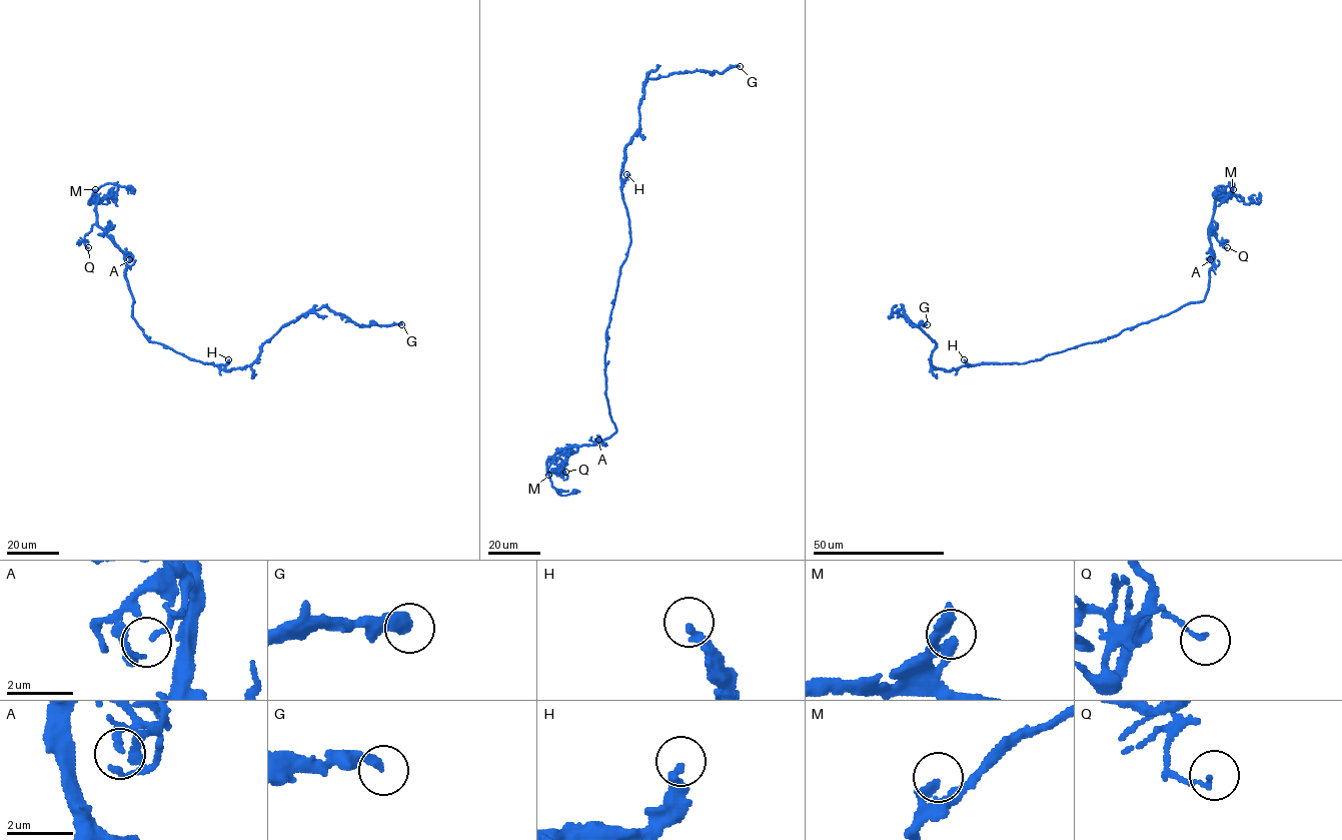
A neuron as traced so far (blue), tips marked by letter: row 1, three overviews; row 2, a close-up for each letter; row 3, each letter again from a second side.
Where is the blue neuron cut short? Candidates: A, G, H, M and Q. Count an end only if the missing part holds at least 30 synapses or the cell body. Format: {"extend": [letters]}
{"extend": ["G", "M"]}

